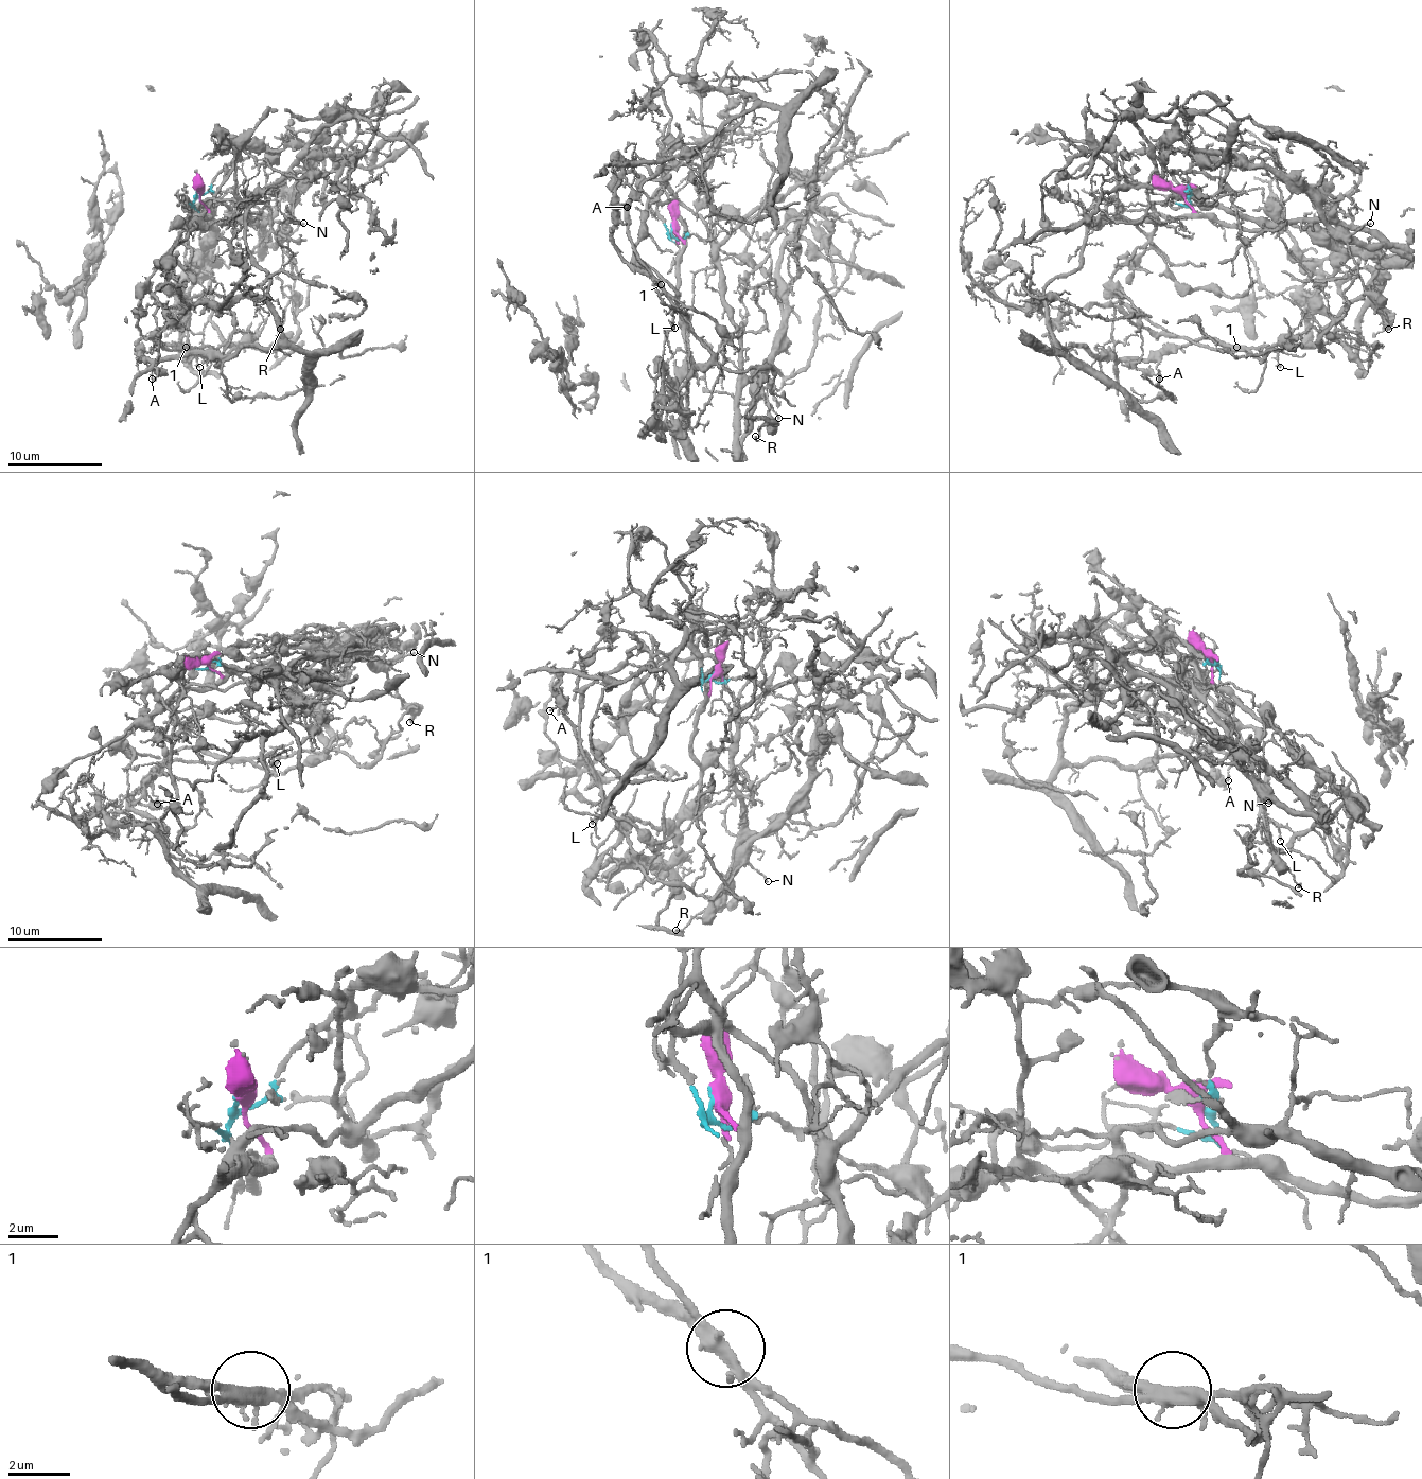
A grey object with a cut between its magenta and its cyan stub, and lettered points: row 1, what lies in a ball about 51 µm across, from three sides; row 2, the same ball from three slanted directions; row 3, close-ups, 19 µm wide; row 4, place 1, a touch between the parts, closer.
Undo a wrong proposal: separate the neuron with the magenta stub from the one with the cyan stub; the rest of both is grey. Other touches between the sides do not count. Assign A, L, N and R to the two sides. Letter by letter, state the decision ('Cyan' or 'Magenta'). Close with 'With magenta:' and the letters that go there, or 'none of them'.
A: Cyan
L: Cyan
N: Magenta
R: Magenta
With magenta: N, R

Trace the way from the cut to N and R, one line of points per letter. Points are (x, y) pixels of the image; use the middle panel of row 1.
N: (671, 227), (683, 245), (679, 314), (721, 364), (731, 362), (754, 383), (764, 369), (764, 400), (778, 419)
R: (671, 227), (683, 245), (679, 314), (721, 364), (731, 362), (752, 383), (764, 369), (769, 417), (754, 435)

